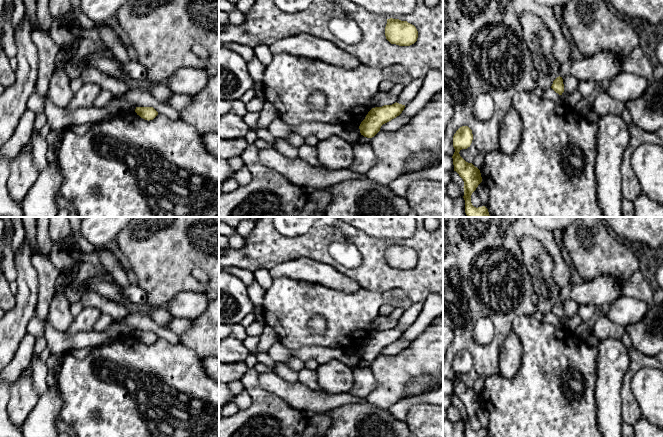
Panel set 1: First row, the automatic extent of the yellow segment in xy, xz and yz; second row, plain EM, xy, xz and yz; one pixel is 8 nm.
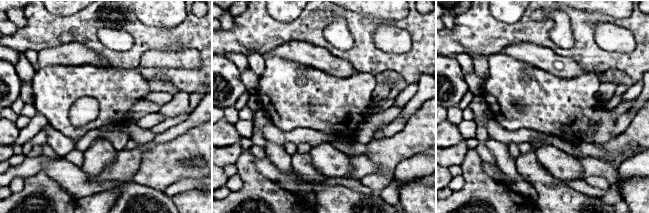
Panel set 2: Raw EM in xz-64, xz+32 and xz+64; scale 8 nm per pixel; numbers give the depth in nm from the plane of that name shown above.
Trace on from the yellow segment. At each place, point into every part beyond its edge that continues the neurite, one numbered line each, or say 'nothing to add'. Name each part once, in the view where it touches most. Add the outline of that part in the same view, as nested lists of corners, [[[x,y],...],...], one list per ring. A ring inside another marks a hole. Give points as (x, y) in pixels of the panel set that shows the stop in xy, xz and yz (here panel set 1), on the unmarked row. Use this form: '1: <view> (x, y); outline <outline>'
nothing to add

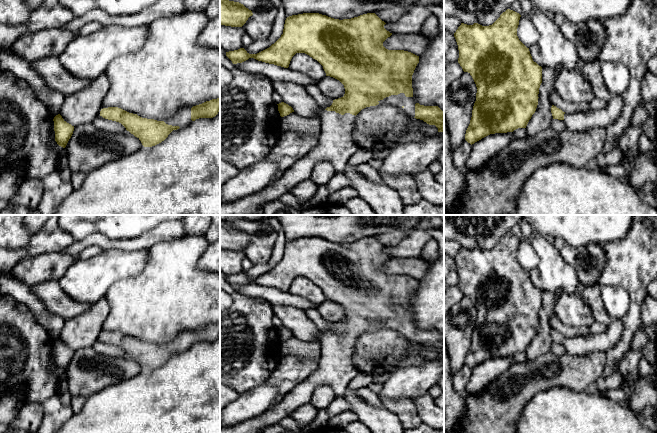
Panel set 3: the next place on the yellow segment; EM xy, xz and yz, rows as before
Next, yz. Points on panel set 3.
1: yz (607, 340); outline [[[613,320],[603,333],[593,334],[584,338],[565,337],[566,353],[571,355],[585,355],[591,352],[607,352],[619,342],[624,330],[622,320]]]

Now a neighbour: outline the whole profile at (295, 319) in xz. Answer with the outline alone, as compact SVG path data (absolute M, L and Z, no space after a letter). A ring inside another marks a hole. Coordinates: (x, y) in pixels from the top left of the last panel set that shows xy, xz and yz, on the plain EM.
M272 305L272 310L282 325L291 330L299 340L312 341L321 336L316 324L308 318L305 310L281 305Z

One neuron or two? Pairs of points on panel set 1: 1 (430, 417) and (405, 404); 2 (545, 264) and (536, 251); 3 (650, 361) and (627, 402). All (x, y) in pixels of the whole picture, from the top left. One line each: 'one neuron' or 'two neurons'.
1: two neurons
2: one neuron
3: one neuron

